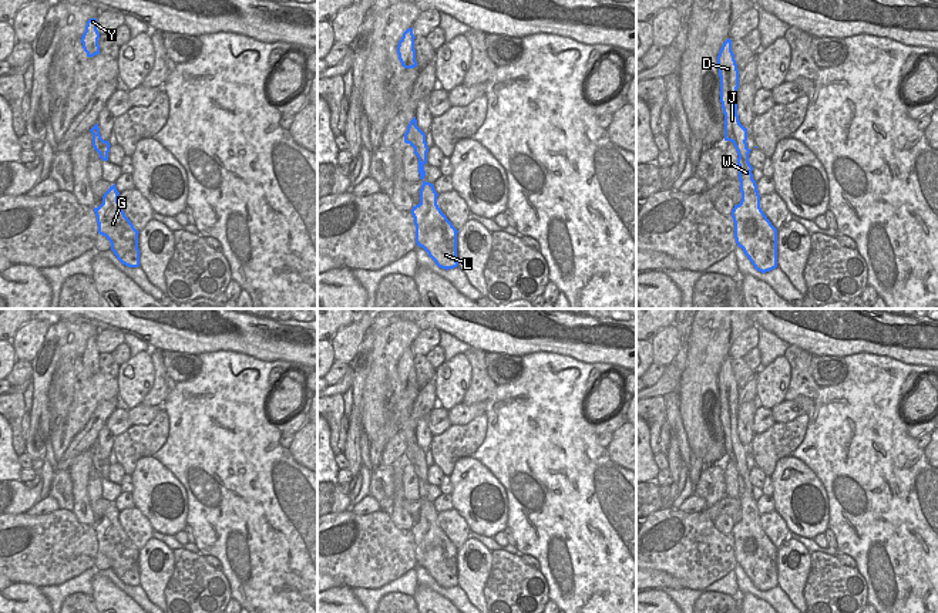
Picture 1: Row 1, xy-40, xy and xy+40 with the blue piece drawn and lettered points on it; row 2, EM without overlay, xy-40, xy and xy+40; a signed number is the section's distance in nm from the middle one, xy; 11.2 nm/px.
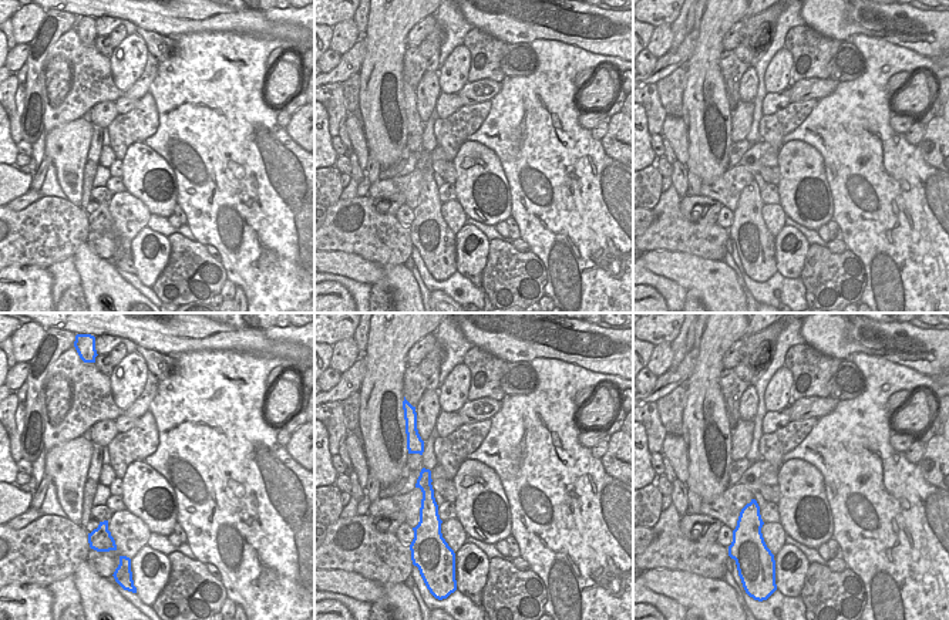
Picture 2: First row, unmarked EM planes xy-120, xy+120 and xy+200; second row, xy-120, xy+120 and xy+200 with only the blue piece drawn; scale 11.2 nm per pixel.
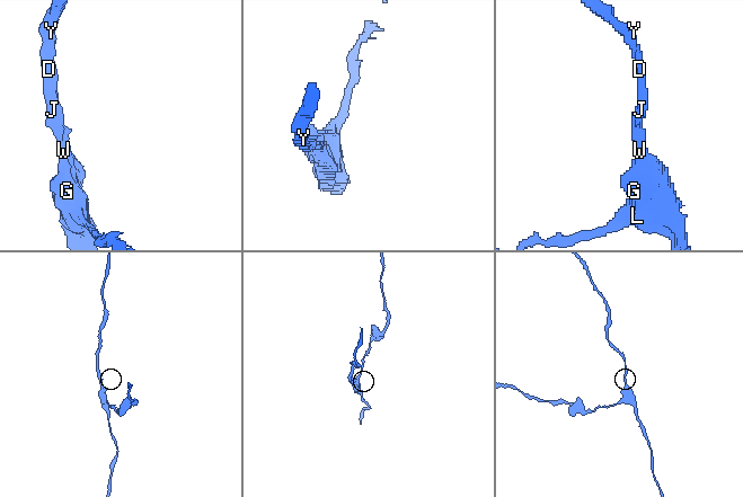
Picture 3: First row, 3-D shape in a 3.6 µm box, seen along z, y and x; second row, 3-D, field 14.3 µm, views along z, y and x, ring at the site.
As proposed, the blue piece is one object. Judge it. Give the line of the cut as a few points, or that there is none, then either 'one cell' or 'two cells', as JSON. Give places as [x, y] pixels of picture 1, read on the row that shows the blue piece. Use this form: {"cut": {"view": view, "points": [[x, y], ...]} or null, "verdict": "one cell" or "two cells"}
{"cut": null, "verdict": "one cell"}

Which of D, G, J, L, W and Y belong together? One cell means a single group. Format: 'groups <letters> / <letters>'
groups D G J L W Y

